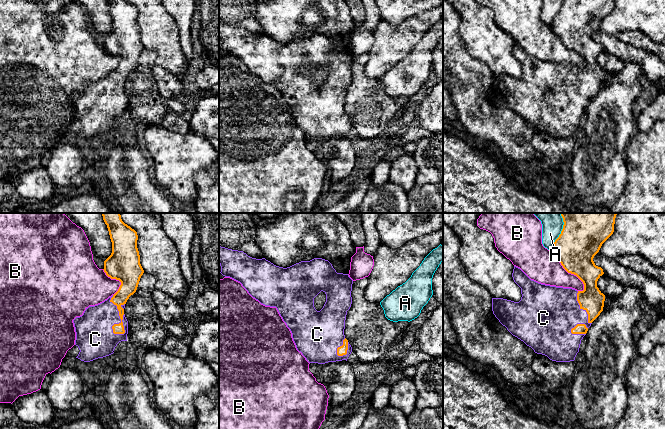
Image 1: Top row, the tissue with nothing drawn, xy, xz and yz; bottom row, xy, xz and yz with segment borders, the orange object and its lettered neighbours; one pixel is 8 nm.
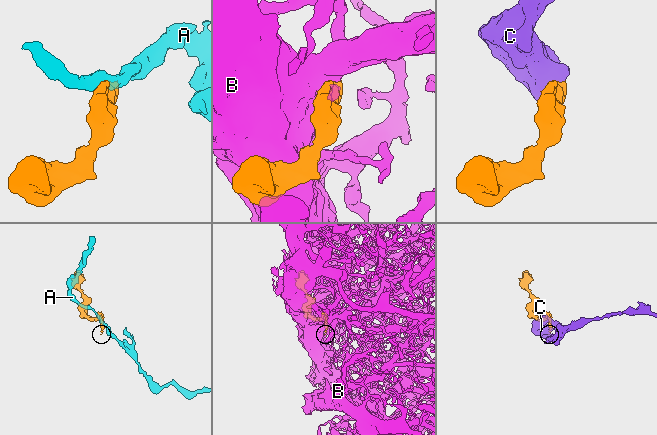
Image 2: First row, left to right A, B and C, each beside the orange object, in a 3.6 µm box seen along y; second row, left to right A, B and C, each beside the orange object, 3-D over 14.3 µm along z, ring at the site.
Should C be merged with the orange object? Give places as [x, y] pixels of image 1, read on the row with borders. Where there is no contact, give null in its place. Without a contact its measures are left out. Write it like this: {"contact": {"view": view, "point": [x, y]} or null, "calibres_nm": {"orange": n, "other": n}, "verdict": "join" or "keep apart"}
{"contact": {"view": "xy", "point": [119, 315]}, "calibres_nm": {"orange": 140, "other": 300}, "verdict": "join"}

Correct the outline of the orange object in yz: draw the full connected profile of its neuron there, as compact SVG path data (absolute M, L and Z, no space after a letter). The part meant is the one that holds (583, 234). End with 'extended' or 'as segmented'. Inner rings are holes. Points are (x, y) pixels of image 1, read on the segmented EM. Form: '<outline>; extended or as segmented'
M617 213L560 214L564 225L554 242L552 253L568 273L576 275L583 282L584 290L538 283L514 266L512 277L521 288L521 300L514 302L492 298L492 311L513 336L531 347L535 353L545 355L552 361L570 362L575 360L588 328L603 311L605 295L597 287L597 281L604 272L595 265L593 258L613 234Z; extended

